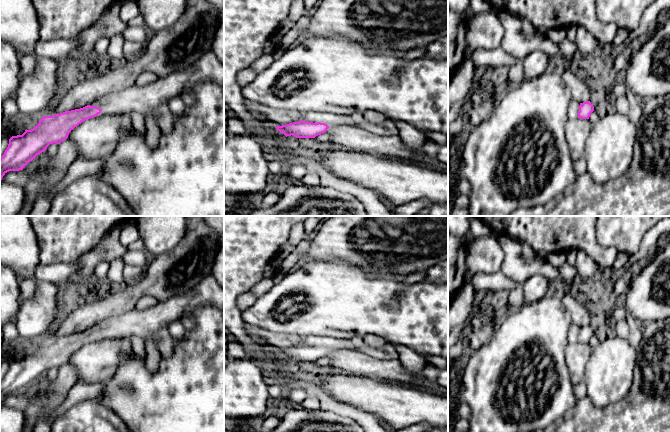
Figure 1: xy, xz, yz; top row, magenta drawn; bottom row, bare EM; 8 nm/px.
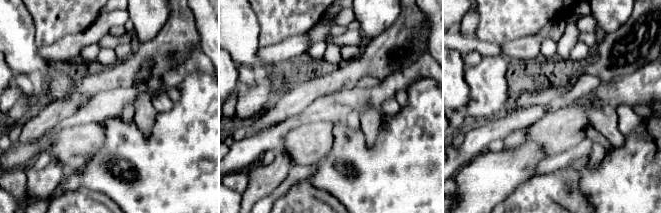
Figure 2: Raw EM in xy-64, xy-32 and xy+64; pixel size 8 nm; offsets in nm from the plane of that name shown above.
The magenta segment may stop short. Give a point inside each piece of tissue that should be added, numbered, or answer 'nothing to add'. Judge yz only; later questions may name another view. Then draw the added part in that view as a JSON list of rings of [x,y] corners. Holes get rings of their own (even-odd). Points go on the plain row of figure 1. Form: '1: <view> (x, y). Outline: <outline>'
1: yz (573, 332). Outline: [[[571,324],[569,331],[568,331],[568,337],[572,338],[574,342],[577,342],[578,336],[579,336],[579,330],[580,330],[580,327],[578,327],[575,324]]]

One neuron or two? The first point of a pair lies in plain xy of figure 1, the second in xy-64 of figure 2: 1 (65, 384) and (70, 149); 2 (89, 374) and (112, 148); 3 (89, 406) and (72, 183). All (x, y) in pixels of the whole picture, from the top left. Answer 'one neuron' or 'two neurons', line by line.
1: two neurons
2: two neurons
3: two neurons

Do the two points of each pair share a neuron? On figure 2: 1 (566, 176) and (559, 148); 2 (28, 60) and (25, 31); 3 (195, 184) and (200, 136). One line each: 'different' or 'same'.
1: different
2: same
3: same

